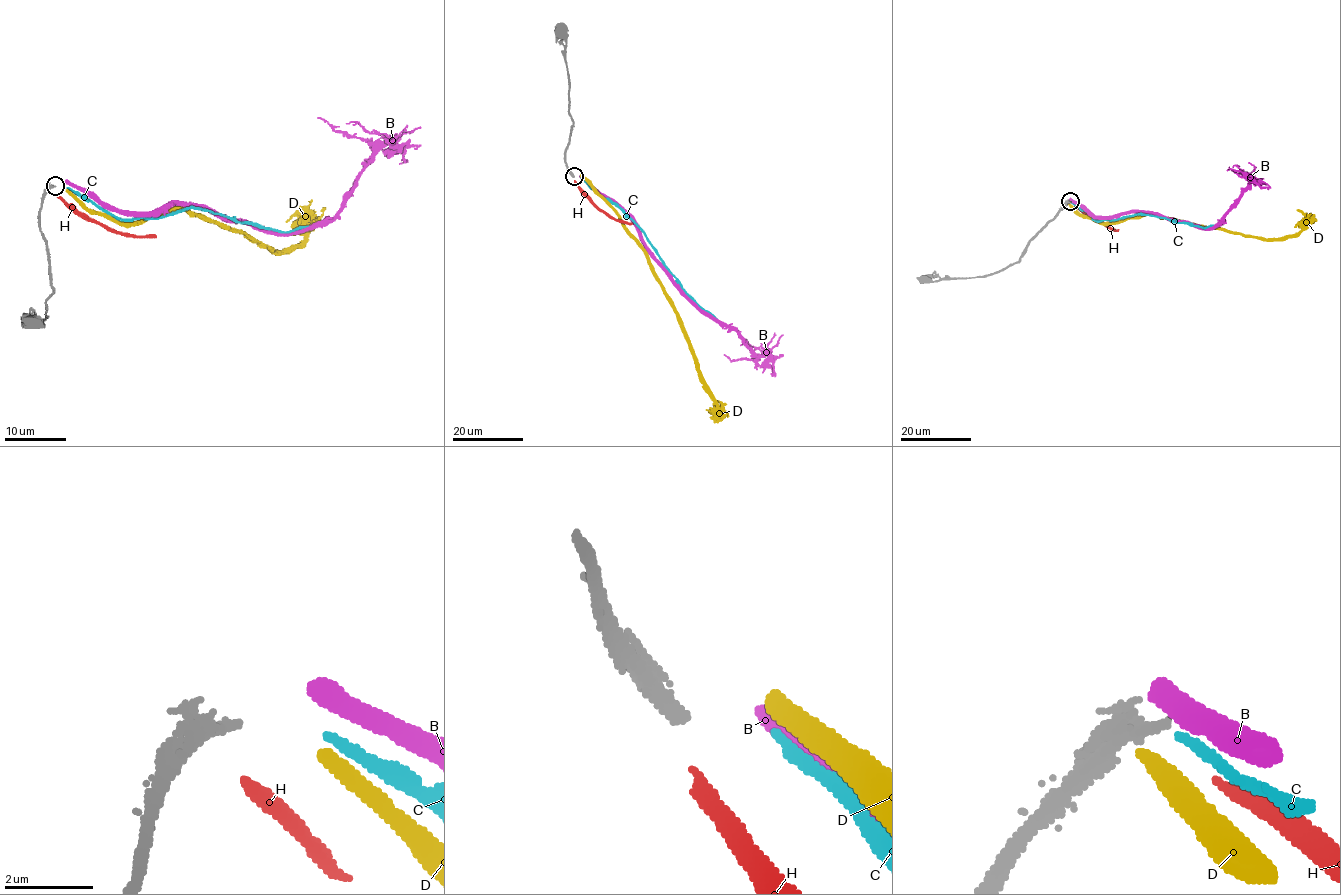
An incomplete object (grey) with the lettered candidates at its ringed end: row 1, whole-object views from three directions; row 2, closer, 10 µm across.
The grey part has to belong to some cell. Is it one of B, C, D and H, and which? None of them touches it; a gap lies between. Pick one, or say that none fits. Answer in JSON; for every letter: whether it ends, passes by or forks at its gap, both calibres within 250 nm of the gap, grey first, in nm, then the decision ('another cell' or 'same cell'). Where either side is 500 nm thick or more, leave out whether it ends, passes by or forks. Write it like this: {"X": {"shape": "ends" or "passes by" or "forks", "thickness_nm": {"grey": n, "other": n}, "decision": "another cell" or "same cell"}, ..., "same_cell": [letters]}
{"B": {"shape": "ends", "thickness_nm": {"grey": 280, "other": 480}, "decision": "another cell"}, "C": {"shape": "ends", "thickness_nm": {"grey": 280, "other": 200}, "decision": "same cell"}, "D": {"shape": "ends", "thickness_nm": {"grey": 280, "other": 400}, "decision": "another cell"}, "H": {"shape": "ends", "thickness_nm": {"grey": 280, "other": 300}, "decision": "another cell"}, "same_cell": ["C"]}

